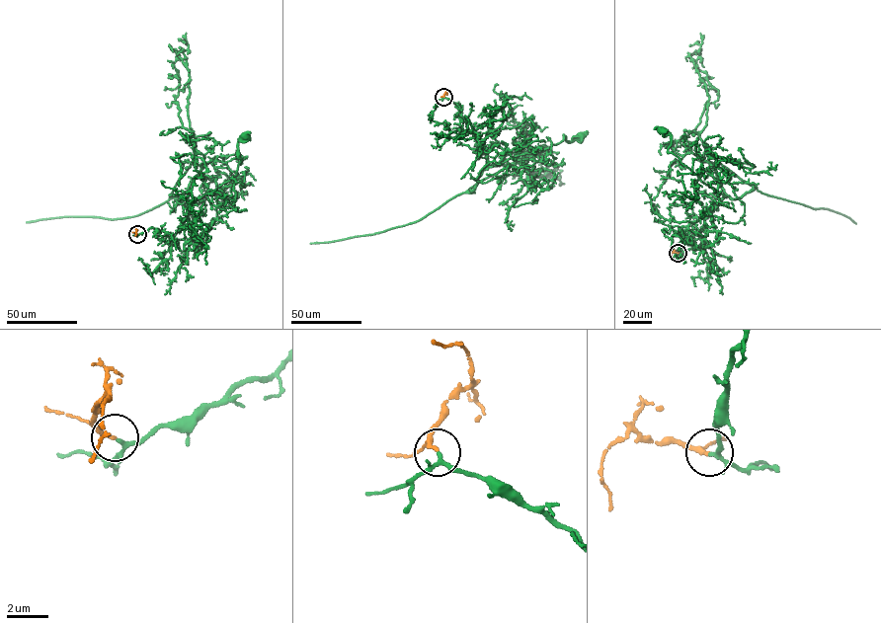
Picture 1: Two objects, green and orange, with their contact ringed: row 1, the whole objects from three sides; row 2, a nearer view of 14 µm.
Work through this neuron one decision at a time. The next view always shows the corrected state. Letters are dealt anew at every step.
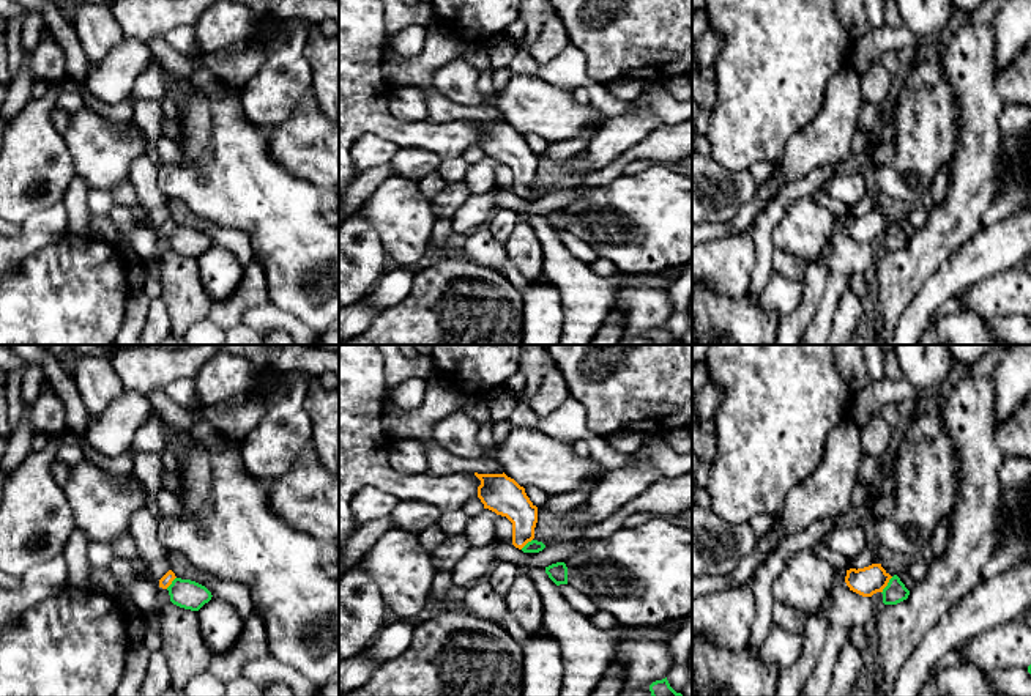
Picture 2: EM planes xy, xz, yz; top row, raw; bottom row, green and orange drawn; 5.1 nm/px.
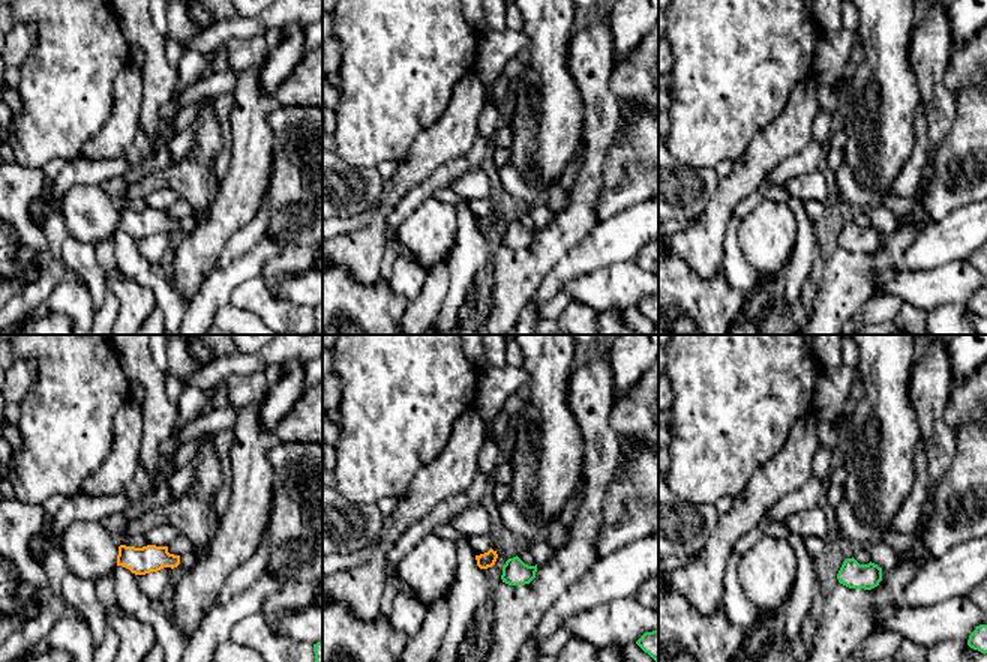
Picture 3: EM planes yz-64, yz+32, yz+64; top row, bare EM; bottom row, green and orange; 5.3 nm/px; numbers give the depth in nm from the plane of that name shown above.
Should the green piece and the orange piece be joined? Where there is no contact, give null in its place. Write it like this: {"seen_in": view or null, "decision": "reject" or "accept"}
{"seen_in": "yz", "decision": "accept"}

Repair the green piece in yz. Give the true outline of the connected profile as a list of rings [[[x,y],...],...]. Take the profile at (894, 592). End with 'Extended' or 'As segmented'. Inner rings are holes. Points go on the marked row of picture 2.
[[[881,564],[847,570],[845,583],[850,590],[862,597],[872,597],[873,594],[881,592],[884,605],[897,605],[910,595],[910,590],[900,578],[897,575],[891,576]]]. Extended

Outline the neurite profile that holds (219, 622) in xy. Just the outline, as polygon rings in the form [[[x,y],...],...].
[[[211,597],[197,611],[197,616],[202,638],[214,653],[229,650],[244,627],[238,611],[229,602],[216,597]]]

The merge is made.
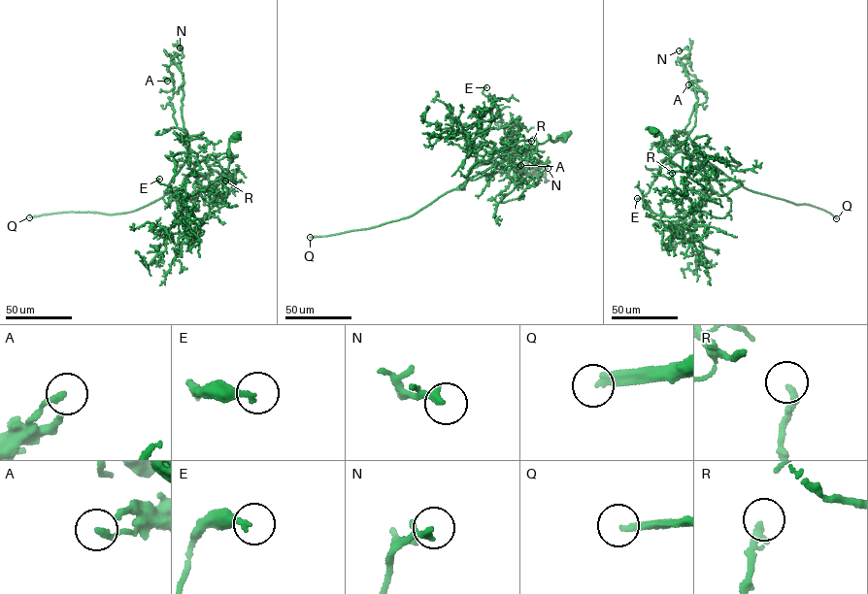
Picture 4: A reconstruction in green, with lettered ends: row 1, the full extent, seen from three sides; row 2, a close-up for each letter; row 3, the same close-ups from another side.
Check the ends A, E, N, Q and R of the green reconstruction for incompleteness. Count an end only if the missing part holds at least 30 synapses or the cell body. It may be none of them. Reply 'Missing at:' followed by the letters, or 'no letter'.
Missing at: Q

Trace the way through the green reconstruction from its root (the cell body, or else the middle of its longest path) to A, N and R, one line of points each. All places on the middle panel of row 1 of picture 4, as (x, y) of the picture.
A: (564, 137), (477, 164), (514, 152), (515, 181), (524, 175), (517, 175), (520, 165)
N: (564, 137), (477, 164), (504, 153), (522, 174), (537, 169), (546, 179), (548, 168)
R: (564, 137), (553, 141), (549, 135), (527, 149), (477, 164), (503, 160), (506, 145), (501, 143), (531, 141)

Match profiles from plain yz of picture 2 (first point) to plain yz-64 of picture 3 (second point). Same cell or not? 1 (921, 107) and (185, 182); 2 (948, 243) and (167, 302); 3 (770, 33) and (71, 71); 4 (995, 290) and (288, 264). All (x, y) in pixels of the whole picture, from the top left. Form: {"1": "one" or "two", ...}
{"1": "one", "2": "two", "3": "one", "4": "two"}

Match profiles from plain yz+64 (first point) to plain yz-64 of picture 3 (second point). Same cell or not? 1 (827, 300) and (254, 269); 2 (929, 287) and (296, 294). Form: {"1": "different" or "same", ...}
{"1": "different", "2": "same"}

